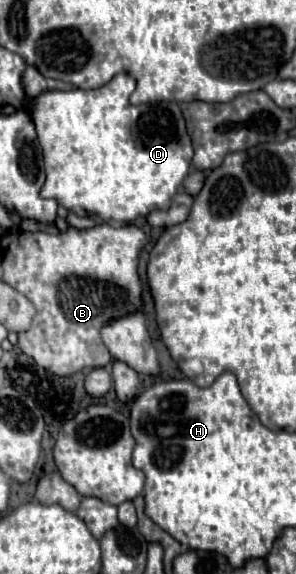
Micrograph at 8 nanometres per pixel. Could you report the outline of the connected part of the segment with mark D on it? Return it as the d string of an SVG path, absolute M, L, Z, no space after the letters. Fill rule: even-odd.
M117 74L109 84L95 88L95 90L69 90L69 92L61 92L61 90L47 90L43 94L39 94L35 98L33 110L31 110L31 118L35 122L37 128L37 140L43 148L43 162L45 162L45 174L47 180L41 188L41 196L43 198L53 198L57 200L61 206L65 206L69 212L75 212L77 216L99 216L101 220L117 220L117 222L133 222L137 216L147 216L153 210L163 210L171 206L171 198L175 196L177 188L181 186L183 178L189 172L189 164L191 164L191 156L193 156L193 146L191 140L187 136L185 130L185 120L181 114L181 108L175 102L161 102L161 104L141 104L141 106L131 106L129 104L129 96L135 88L135 80L129 74Z

